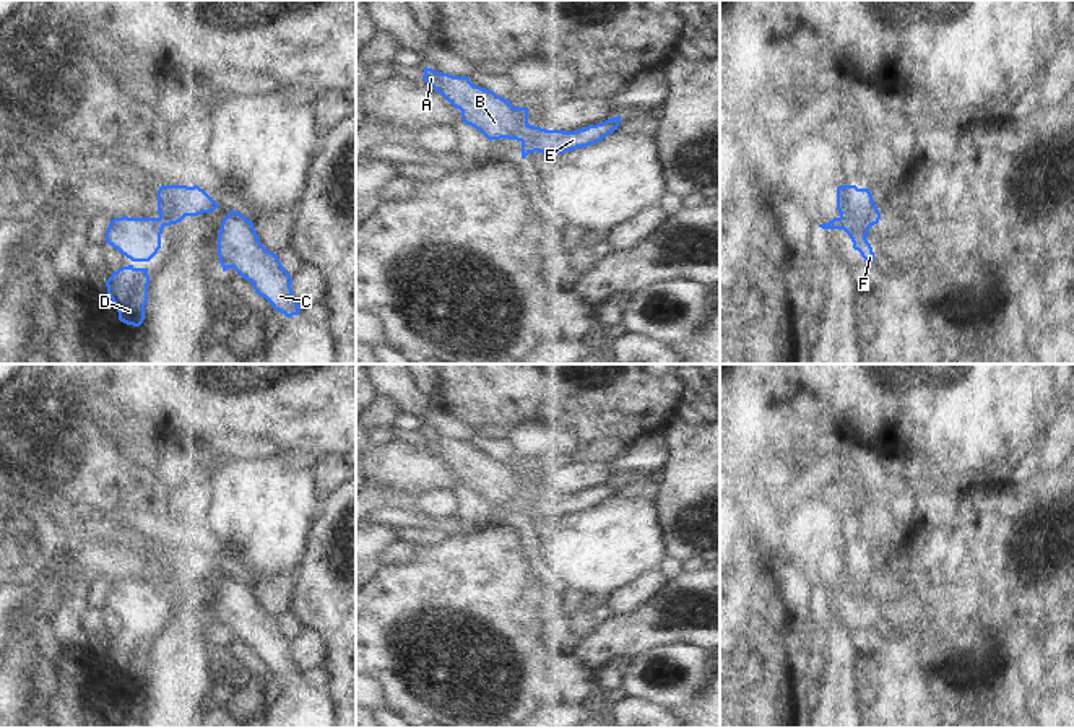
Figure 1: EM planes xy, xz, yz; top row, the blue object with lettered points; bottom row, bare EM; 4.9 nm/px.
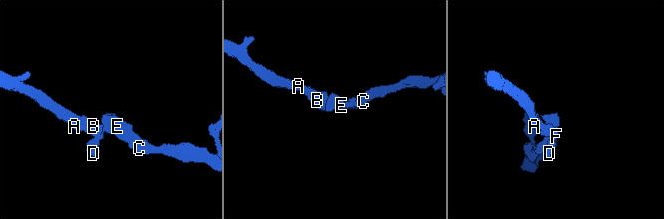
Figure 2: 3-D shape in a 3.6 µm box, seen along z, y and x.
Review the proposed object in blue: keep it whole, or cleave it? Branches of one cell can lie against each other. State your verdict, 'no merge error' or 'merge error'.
merge error

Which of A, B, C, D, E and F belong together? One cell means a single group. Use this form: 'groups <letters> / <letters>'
groups A B D F / C E

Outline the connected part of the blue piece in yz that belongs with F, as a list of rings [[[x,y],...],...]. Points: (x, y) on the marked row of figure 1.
[[[834,218],[827,224],[819,224],[819,228],[822,228],[822,229],[843,229],[850,236],[850,239],[853,242],[853,249],[861,254],[864,262],[868,265],[871,265],[874,262],[874,252],[873,252],[871,244],[853,224],[847,223],[842,218]]]

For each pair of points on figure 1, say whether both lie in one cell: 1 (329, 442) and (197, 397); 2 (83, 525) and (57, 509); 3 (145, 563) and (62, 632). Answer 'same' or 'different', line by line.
1: same
2: same
3: different

